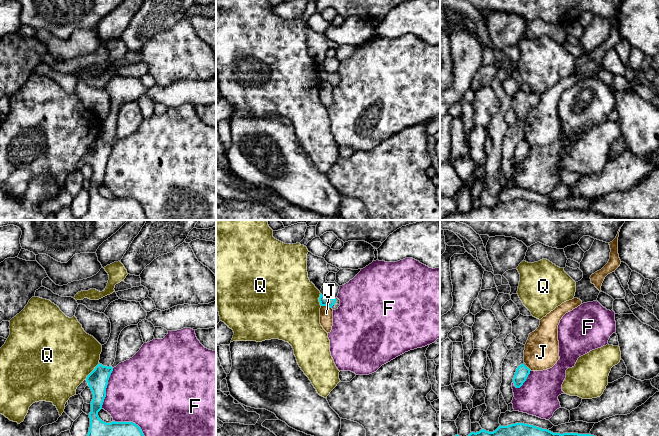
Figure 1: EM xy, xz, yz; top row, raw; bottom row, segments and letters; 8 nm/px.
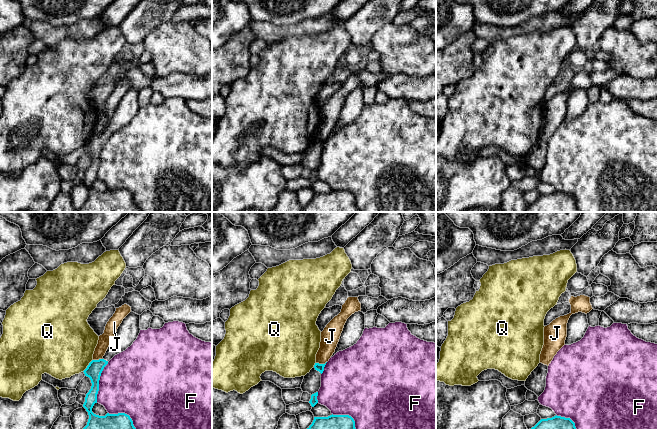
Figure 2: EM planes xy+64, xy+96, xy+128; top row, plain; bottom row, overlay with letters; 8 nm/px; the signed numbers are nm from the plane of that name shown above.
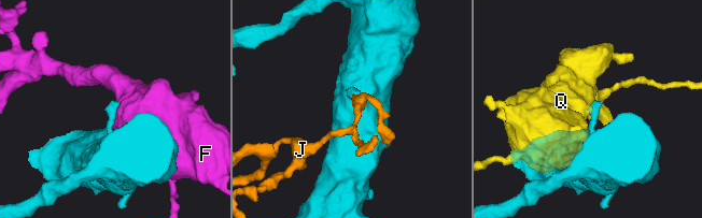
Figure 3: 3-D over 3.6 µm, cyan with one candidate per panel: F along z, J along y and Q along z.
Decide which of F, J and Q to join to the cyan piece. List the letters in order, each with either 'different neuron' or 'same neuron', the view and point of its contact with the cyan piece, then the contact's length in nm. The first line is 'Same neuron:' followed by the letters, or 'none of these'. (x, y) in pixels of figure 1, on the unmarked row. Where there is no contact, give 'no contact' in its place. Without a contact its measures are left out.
Same neuron: none of these
F: different neuron; meets cyan in xy at (134, 199); contact 340 nm long
J: different neuron; meets cyan in xz at (326, 81); contact 90 nm long
Q: different neuron; meets cyan in xy at (92, 147); contact 180 nm long

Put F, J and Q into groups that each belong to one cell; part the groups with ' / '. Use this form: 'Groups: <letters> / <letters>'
Groups: F / J / Q

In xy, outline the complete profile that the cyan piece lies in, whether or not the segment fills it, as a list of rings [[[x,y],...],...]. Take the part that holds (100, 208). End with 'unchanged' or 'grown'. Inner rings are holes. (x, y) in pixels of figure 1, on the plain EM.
[[[99,139],[86,154],[93,175],[90,179],[89,208],[80,220],[147,220],[141,204],[135,199],[115,197],[106,199],[98,192],[106,173],[106,164],[112,147],[111,142]]]; unchanged

